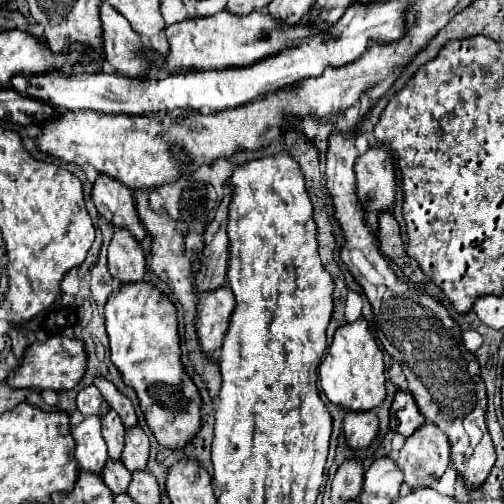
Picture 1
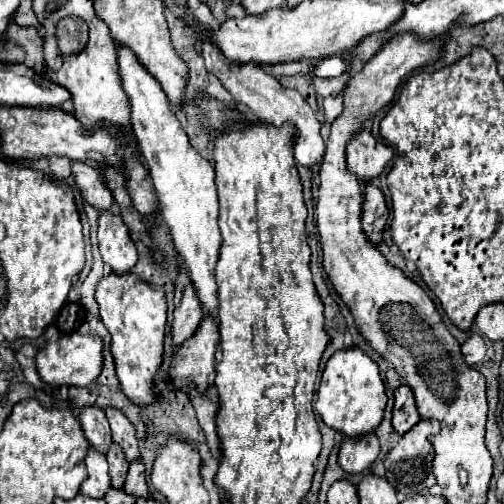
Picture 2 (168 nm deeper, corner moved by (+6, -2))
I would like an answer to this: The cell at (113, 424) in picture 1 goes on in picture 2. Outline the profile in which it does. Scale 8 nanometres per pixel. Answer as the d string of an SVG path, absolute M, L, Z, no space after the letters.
M111 445L109 453L107 453L107 461L109 461L109 475L113 481L115 489L123 489L125 485L125 471L129 469L129 463L121 451L121 447Z

